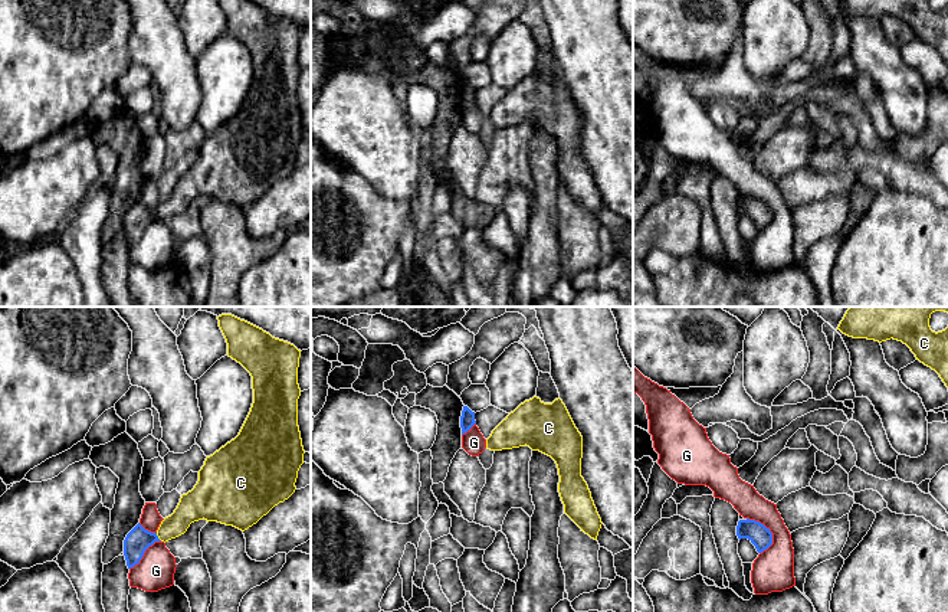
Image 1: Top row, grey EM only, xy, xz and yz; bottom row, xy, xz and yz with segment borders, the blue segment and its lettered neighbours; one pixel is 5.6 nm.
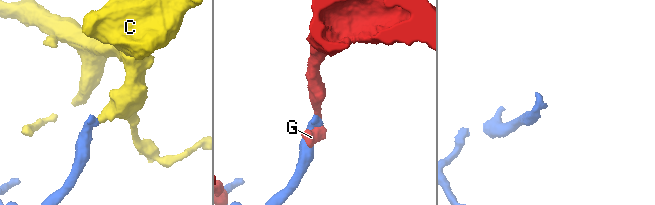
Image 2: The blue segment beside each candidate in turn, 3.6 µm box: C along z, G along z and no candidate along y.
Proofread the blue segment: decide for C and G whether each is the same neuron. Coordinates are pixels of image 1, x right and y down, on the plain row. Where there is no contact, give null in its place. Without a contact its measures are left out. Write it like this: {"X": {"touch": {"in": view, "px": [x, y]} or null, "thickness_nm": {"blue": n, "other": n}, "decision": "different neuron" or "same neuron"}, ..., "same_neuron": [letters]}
{"C": {"touch": {"in": "xy", "px": [157, 215]}, "thickness_nm": {"blue": 140, "other": 150}, "decision": "same neuron"}, "G": {"touch": {"in": "yz", "px": [770, 209]}, "thickness_nm": {"blue": 120, "other": 240}, "decision": "different neuron"}, "same_neuron": ["C"]}

